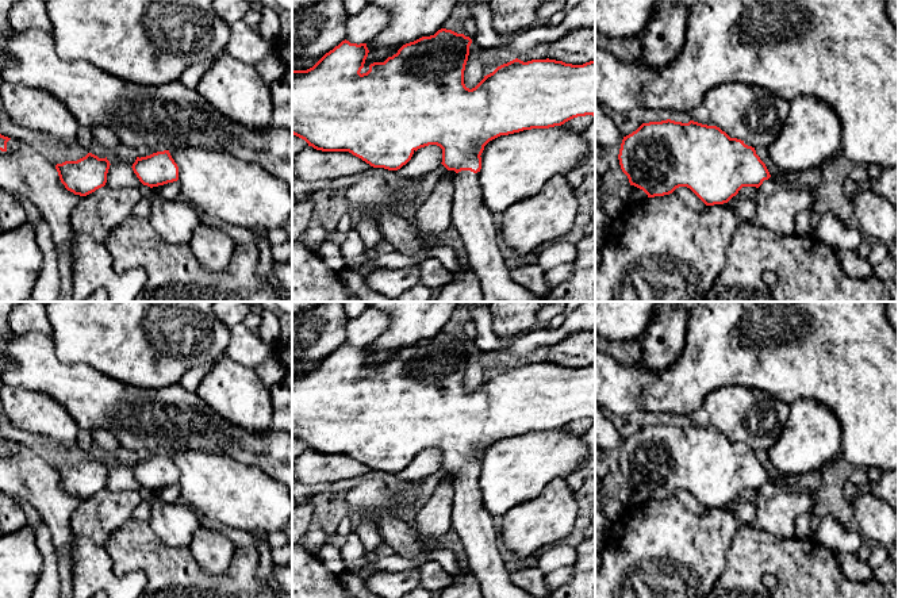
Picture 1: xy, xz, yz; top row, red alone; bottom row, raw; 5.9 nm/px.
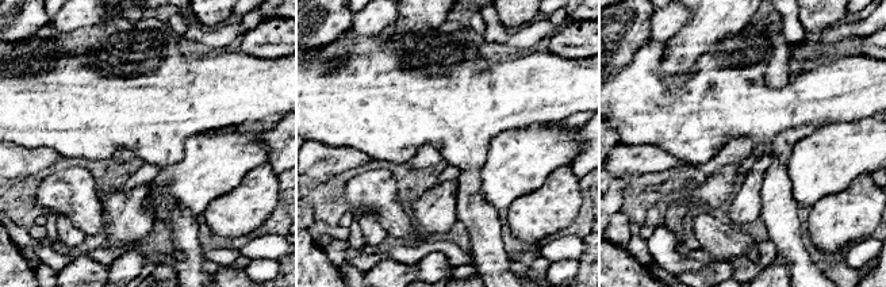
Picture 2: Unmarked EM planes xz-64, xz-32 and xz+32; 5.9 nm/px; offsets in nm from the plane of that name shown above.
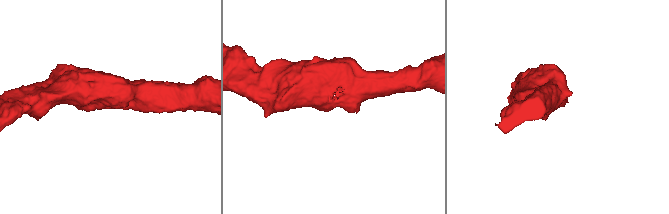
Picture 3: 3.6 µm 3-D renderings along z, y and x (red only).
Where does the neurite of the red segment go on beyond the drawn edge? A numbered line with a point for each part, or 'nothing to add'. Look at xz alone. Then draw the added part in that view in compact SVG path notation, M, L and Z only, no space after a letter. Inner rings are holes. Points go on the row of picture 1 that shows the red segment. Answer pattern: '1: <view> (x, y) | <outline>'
1: xz (471, 217) | M479 172L456 173L452 225L463 238L468 268L479 277L484 302L541 302L510 276L498 248L494 214L483 203Z

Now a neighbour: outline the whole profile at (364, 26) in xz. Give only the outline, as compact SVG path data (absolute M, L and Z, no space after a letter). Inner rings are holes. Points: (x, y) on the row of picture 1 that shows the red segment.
M368 4L356 15L349 15L346 19L345 39L350 43L368 43L389 23L387 9Z

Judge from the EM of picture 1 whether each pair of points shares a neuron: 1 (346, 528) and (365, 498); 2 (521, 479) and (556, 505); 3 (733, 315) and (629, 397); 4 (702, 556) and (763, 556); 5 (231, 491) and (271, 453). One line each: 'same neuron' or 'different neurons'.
1: different neurons
2: different neurons
3: same neuron
4: different neurons
5: different neurons

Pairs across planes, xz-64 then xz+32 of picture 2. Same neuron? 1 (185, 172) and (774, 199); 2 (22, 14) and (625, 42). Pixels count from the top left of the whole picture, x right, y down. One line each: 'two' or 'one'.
1: two
2: one

